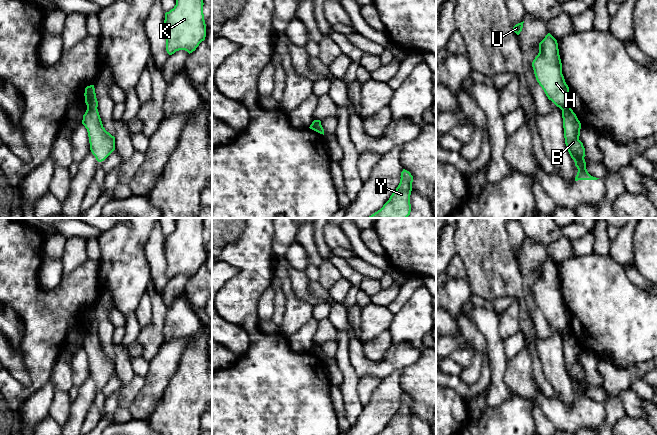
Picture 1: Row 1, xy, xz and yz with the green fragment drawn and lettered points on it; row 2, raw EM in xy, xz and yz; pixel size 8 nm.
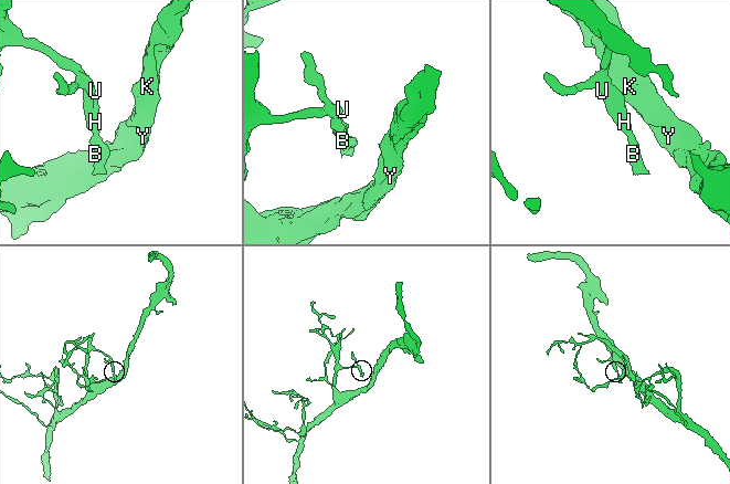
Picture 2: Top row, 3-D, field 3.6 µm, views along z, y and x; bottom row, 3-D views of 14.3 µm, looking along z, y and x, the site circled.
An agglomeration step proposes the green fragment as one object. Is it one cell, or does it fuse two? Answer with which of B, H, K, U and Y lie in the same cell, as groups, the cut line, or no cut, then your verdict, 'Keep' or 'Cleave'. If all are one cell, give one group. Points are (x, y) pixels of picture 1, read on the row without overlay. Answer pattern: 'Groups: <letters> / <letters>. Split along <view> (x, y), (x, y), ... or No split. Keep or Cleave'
Groups: B / H K U Y. Split along xy (87, 331), (96, 333). Cleave

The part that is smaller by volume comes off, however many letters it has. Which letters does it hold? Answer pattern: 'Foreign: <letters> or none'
Foreign: B

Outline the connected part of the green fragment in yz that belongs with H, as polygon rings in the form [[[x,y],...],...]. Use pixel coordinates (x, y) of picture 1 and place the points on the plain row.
[[[548,257],[539,267],[539,277],[532,286],[537,306],[546,320],[562,335],[571,332],[569,311],[562,298],[557,264]]]

